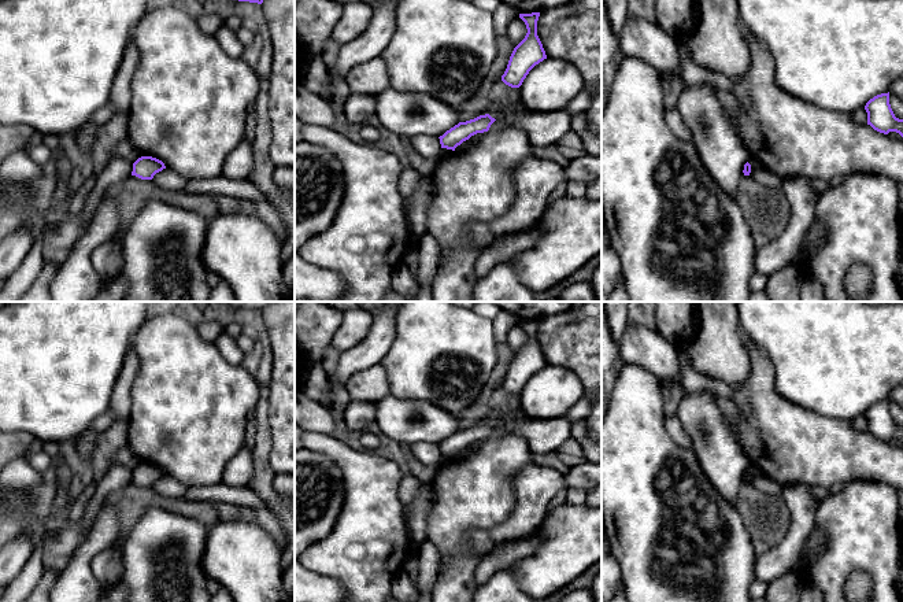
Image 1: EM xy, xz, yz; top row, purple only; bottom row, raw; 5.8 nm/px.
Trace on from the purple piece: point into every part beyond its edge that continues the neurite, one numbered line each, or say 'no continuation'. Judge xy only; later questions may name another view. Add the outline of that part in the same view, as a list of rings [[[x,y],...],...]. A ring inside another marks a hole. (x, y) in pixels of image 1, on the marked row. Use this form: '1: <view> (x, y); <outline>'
no continuation

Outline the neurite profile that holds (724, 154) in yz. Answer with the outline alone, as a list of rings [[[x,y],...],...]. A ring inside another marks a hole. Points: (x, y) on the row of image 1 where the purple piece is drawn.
[[[710,84],[684,86],[676,110],[692,134],[703,165],[728,195],[737,199],[750,152],[734,132],[728,111]]]

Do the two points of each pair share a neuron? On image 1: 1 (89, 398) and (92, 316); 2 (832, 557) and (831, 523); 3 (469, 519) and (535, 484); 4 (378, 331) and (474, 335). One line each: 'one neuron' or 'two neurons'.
1: one neuron
2: one neuron
3: two neurons
4: two neurons

